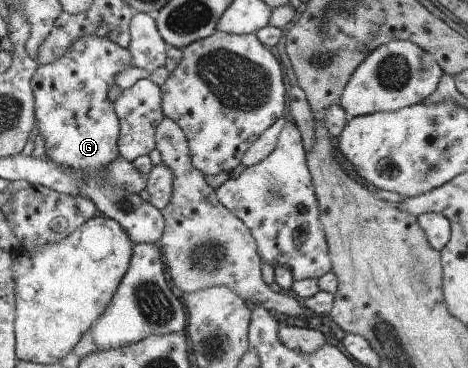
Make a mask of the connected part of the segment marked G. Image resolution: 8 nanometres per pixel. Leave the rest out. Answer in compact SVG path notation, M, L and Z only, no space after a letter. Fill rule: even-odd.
M89 35L78 38L68 52L50 63L40 63L36 69L33 87L35 89L35 117L38 119L38 131L44 138L46 156L52 159L56 166L63 166L66 170L82 170L86 174L80 182L80 196L94 202L98 211L109 218L120 222L130 236L132 242L158 244L166 230L166 218L159 209L150 202L145 202L139 194L128 192L122 186L116 186L108 179L108 169L112 161L121 157L120 135L123 124L120 122L116 101L112 102L112 90L116 90L116 82L120 82L120 74L132 66L132 54L128 48L118 46L111 39L99 35Z

